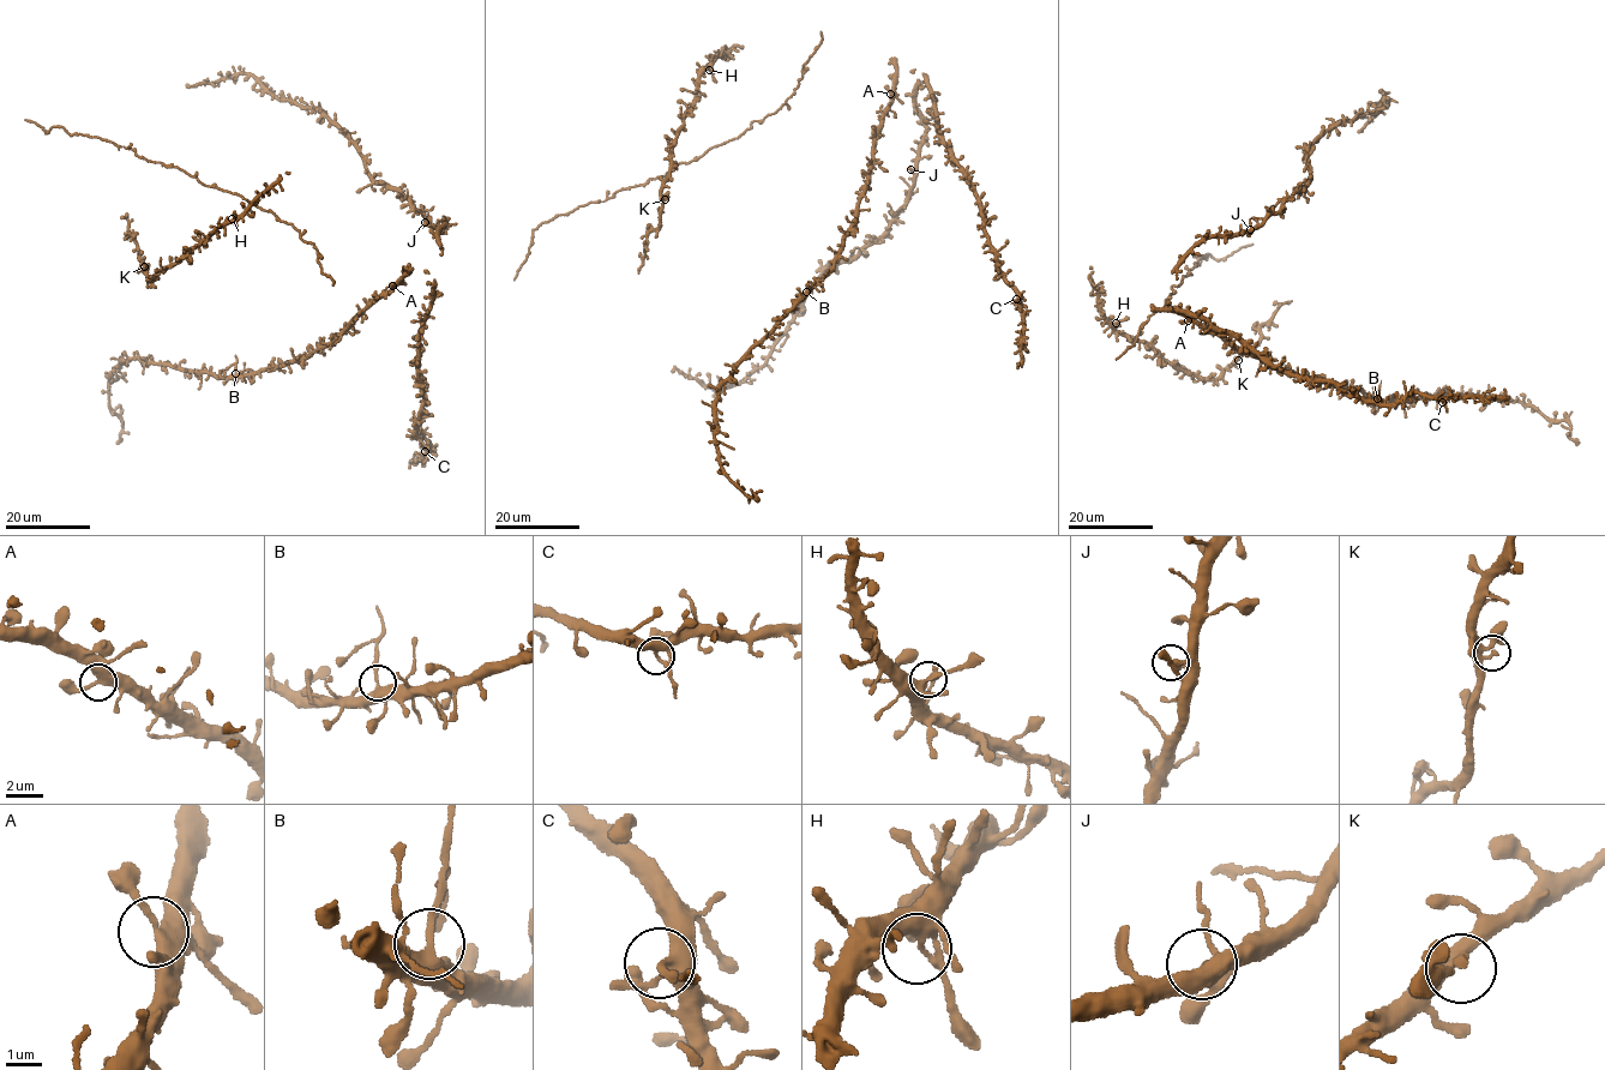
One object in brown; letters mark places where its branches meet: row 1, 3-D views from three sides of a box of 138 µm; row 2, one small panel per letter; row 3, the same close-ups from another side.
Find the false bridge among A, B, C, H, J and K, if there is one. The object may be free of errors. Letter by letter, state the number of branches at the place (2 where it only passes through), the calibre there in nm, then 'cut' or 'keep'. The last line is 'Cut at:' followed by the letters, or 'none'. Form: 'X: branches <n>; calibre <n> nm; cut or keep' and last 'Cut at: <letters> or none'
A: branches 3; calibre 360 nm; keep
B: branches 4; calibre 320 nm; cut
C: branches 4; calibre 280 nm; keep
H: branches 3; calibre 280 nm; keep
J: branches 3; calibre 240 nm; keep
K: branches 2; calibre 320 nm; keep
Cut at: B

